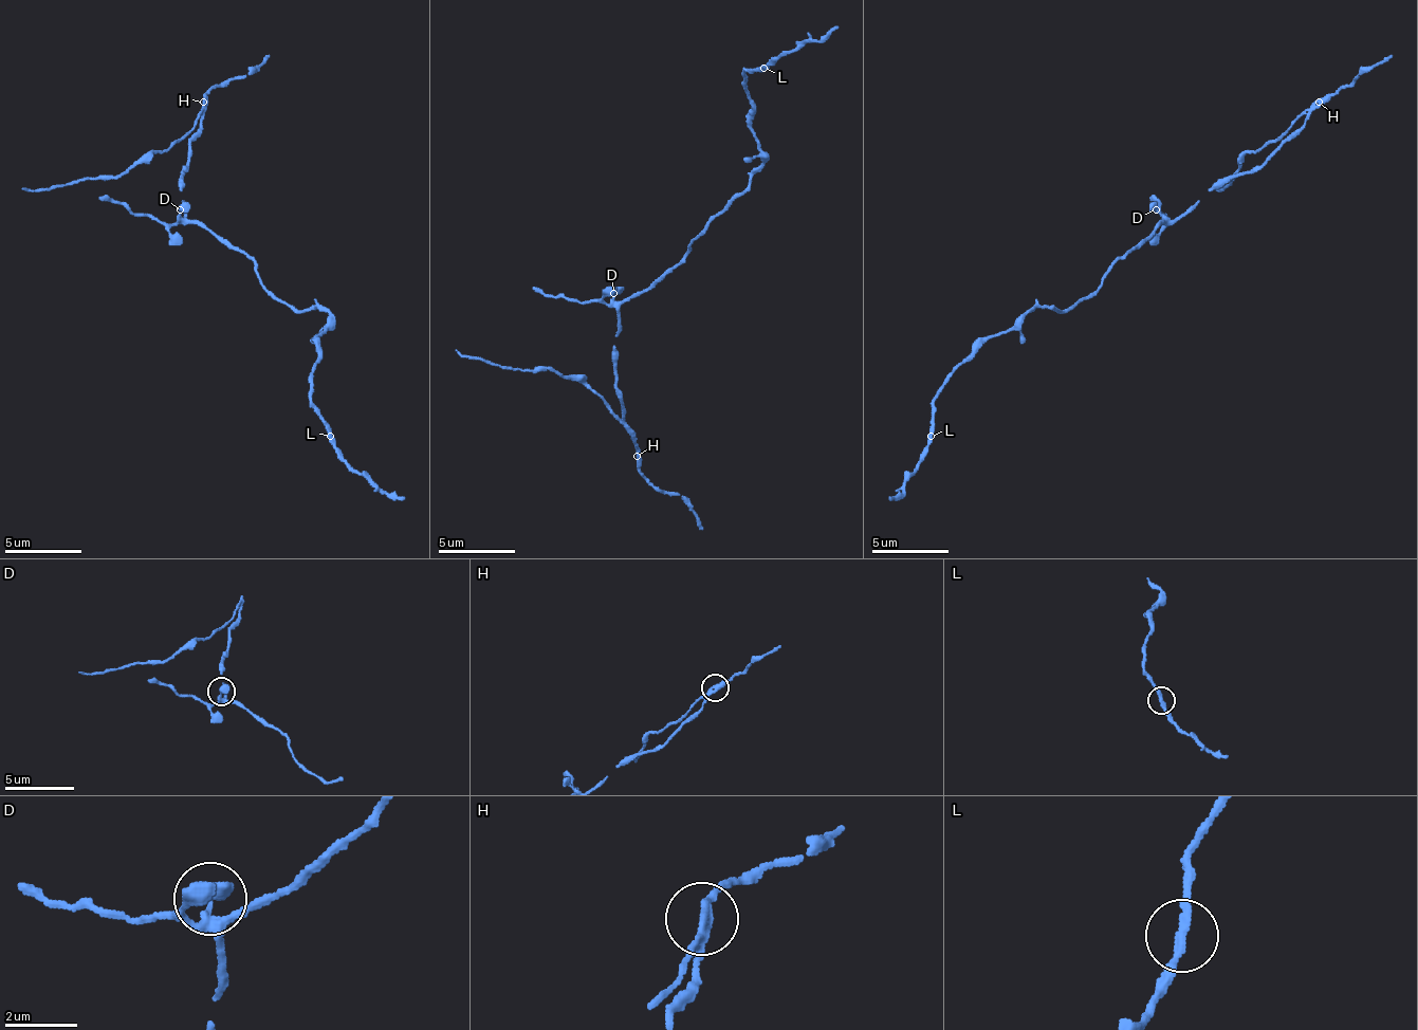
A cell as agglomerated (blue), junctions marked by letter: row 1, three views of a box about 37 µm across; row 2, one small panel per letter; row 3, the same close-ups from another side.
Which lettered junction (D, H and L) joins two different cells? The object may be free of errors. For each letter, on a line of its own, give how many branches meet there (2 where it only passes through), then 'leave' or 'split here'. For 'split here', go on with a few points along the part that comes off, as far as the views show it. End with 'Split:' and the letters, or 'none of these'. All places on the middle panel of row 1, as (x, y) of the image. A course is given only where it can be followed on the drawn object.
D: 3 | leave
H: 3 | split here | (636, 455), (636, 439), (617, 416), (582, 385), (551, 369), (504, 369), (454, 350)
L: 2 | leave
Split: H

